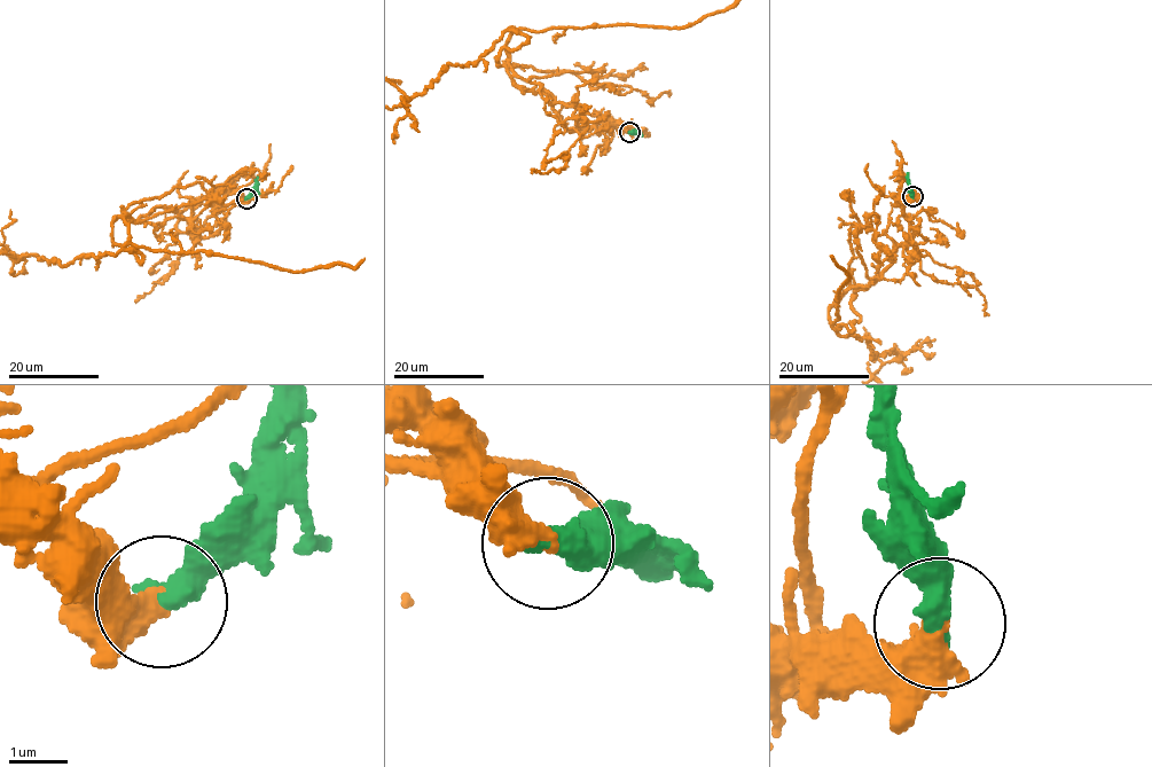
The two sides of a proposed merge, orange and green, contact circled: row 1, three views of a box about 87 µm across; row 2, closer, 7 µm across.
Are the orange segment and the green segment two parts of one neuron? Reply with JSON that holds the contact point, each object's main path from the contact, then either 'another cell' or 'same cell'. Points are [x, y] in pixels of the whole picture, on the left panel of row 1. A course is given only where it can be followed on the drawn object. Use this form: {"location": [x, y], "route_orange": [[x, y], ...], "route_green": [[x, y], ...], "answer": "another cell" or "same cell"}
{"location": [247, 198], "route_orange": [[247, 198], [204, 198], [155, 226], [123, 220], [138, 247], [300, 272]], "route_green": [[247, 198], [258, 177]], "answer": "same cell"}

